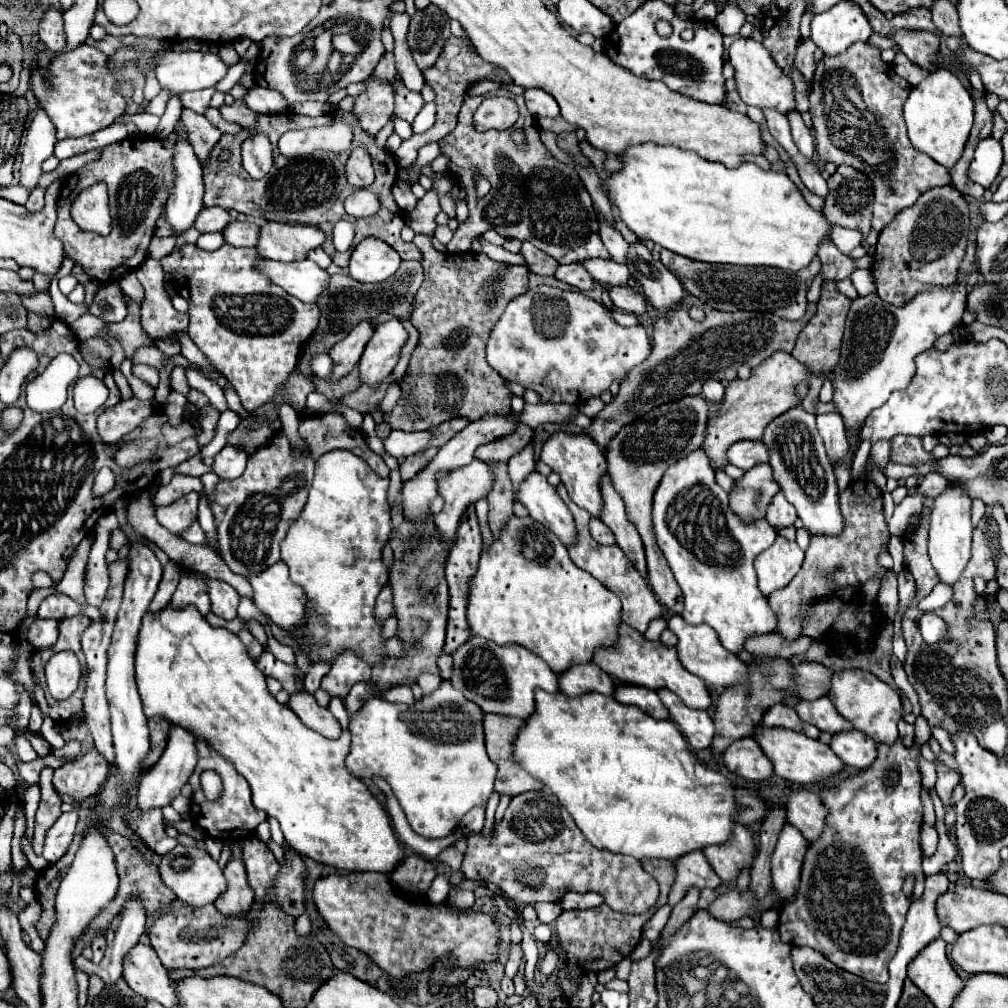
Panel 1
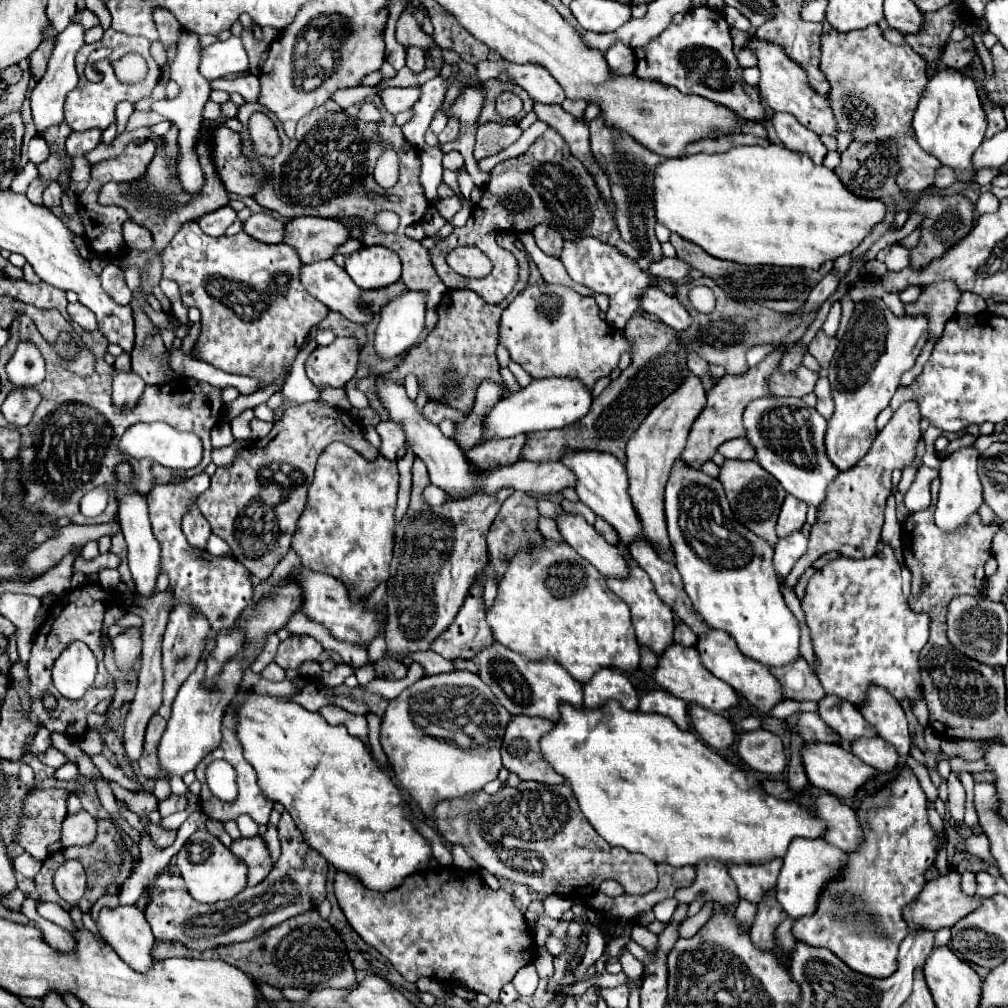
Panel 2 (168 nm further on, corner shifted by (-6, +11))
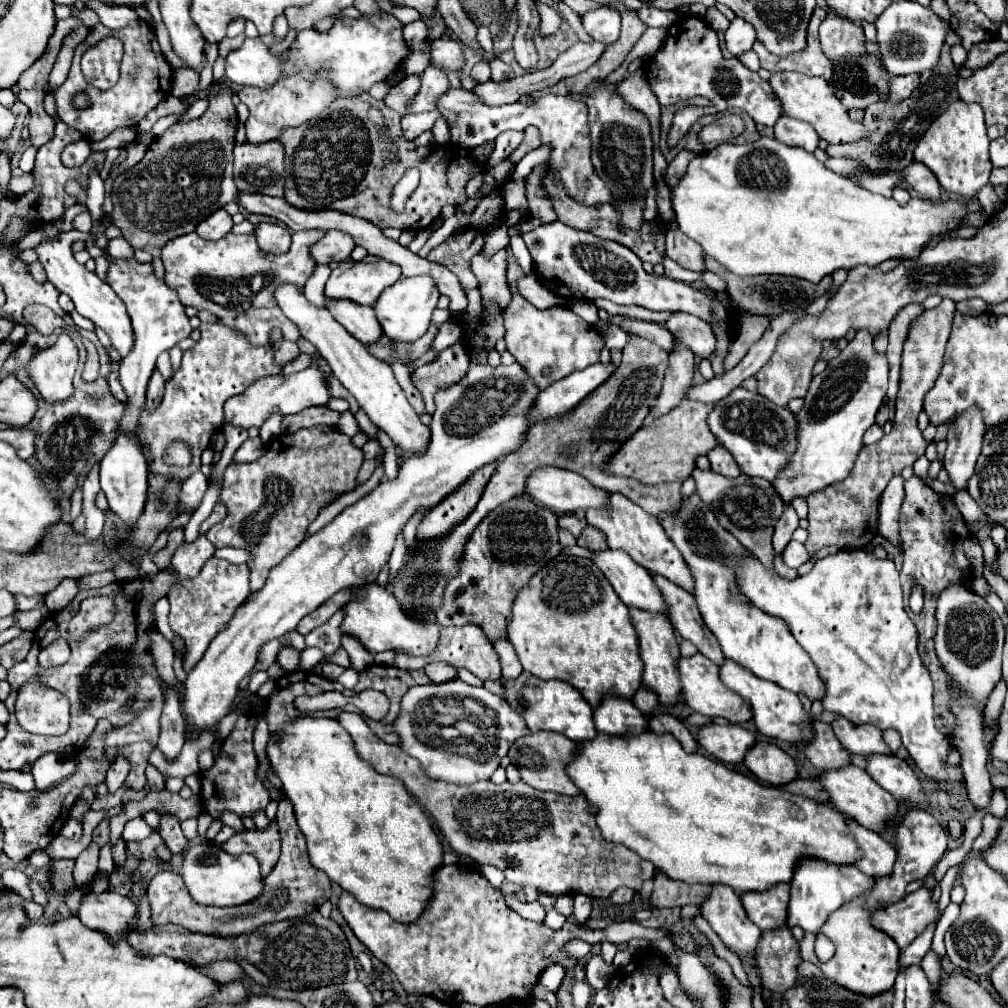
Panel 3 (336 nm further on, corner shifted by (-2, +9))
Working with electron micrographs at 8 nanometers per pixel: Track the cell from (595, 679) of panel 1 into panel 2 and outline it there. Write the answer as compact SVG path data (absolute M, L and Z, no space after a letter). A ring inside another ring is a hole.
M602 668L584 686L584 706L596 708L606 700L618 700L626 710L638 710L638 694L624 672L614 668Z

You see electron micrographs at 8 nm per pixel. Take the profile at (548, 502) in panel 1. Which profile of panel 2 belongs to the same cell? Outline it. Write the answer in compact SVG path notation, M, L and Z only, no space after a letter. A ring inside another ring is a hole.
M562 510L556 518L556 526L562 538L592 566L596 566L604 576L624 578L628 574L626 560L620 556L618 548L608 544L592 524L580 518L580 514L570 514Z

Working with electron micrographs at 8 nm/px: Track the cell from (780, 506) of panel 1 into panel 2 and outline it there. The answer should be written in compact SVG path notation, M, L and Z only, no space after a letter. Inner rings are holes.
M786 496L782 510L778 514L778 522L776 522L776 532L778 536L788 536L794 530L800 530L802 524L806 522L806 502L794 498L794 496Z

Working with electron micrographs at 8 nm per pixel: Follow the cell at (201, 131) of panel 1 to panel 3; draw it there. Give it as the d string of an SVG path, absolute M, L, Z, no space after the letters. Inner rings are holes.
M280 142L236 144L234 172L238 190L284 196L284 146Z

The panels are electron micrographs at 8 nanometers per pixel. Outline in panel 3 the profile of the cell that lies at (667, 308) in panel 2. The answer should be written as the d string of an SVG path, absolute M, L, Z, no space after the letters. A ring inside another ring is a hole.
M674 312L668 320L666 320L666 328L684 344L688 344L692 348L692 352L698 358L710 360L710 356L714 356L716 352L716 336L712 332L712 326L706 324L704 320L698 320L692 314L684 314L684 312Z

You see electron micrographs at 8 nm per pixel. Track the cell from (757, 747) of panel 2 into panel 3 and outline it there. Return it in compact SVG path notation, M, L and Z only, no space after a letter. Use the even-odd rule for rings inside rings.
M758 742L744 758L746 768L770 786L784 786L798 776L798 766L792 756L770 742Z

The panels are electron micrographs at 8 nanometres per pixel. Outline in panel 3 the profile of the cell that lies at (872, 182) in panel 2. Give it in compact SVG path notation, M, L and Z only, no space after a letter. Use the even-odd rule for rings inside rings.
M944 44L938 66L920 76L920 86L912 92L910 98L902 100L902 104L876 102L866 108L864 124L870 130L868 140L860 140L854 144L838 144L838 146L830 144L826 148L828 156L854 158L878 174L896 172L896 170L906 168L912 162L912 154L914 154L914 148L916 148L920 136L934 122L934 116L942 114L954 100L958 100L956 82L958 82L958 68L954 66L954 62L950 58L948 44Z

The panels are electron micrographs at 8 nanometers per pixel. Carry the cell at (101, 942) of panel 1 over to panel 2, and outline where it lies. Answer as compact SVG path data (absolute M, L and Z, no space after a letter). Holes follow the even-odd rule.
M106 895L101 897L91 909L92 920L98 920L98 915L103 907L116 908L119 905L118 895Z

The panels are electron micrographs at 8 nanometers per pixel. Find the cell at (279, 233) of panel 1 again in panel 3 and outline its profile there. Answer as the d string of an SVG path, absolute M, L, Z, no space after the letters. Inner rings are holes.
M328 230L328 234L312 246L310 254L318 264L338 264L350 258L354 246L356 244L350 234L340 230Z

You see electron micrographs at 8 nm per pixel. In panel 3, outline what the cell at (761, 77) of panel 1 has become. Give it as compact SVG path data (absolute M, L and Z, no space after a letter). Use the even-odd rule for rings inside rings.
M776 72L776 74L772 74L770 84L782 102L784 114L812 124L814 130L818 132L818 136L824 138L826 142L850 144L850 142L868 138L868 130L862 124L862 120L860 122L850 120L848 108L838 100L838 96L834 94L834 90L830 88L830 84L824 78L810 78L810 76L798 74L798 72Z

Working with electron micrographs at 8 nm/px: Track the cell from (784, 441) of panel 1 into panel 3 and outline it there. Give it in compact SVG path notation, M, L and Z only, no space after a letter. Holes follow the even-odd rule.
M742 386L730 392L730 396L716 402L706 422L710 432L714 432L718 444L734 456L738 468L746 476L760 476L772 482L778 470L786 466L788 454L794 454L796 450L794 414L788 408L780 408L764 396Z

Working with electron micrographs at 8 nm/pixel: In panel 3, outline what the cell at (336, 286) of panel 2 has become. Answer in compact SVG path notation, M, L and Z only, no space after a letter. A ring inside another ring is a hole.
M326 300L330 314L362 344L374 344L382 336L380 322L374 316L372 306L360 306L350 300Z

